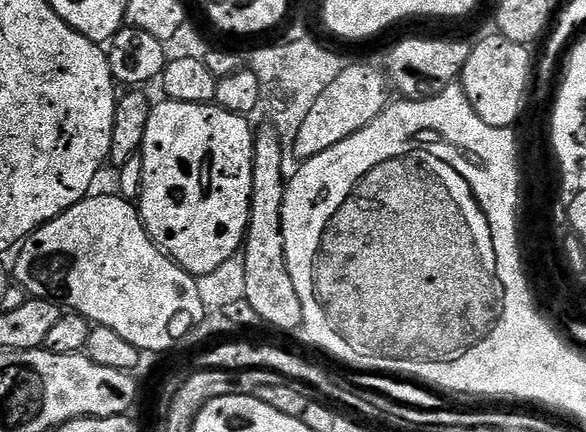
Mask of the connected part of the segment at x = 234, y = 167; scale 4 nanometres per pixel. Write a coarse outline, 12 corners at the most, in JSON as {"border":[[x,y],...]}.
{"border":[[161,99],[140,217],[202,277],[241,251],[254,128]]}

